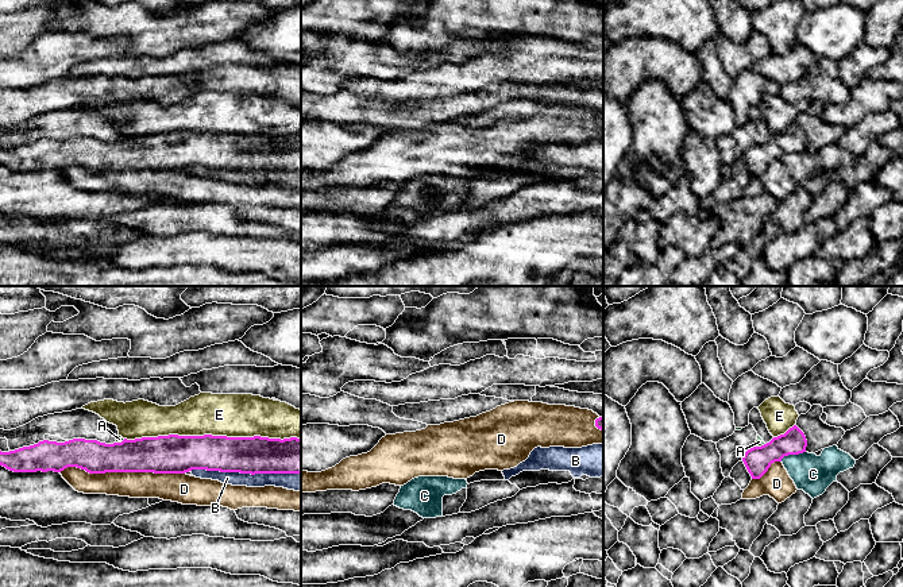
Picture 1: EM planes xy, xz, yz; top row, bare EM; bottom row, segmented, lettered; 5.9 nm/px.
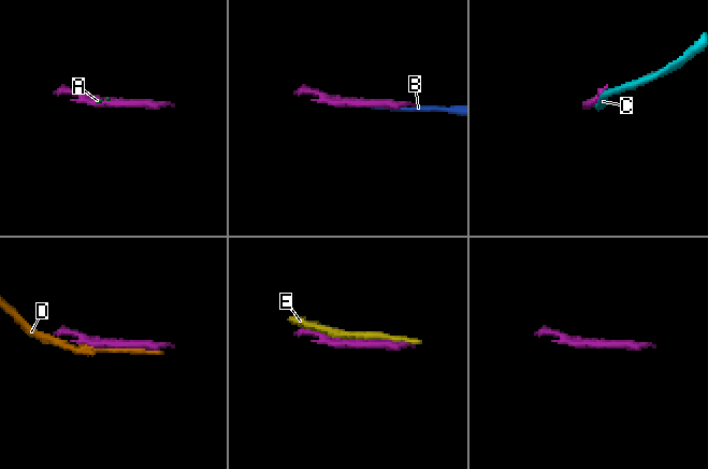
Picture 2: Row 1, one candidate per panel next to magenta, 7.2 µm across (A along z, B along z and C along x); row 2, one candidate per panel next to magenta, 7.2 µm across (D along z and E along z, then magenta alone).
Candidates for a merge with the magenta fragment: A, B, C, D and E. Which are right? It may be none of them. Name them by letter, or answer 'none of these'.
none of these

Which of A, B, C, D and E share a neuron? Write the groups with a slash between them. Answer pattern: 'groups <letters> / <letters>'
groups A / B C / D / E

